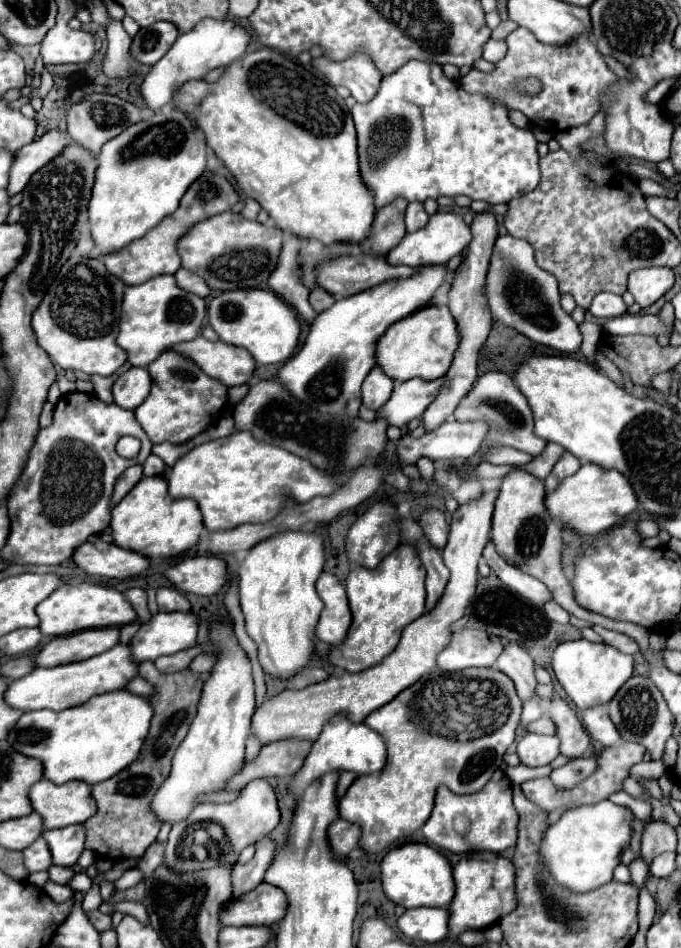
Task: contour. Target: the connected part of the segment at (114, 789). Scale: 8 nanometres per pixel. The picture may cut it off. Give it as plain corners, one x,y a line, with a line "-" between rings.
141,662
139,668
137,668
137,676
141,676
143,680
147,680
155,688
155,694
147,696
149,704
155,710
149,734
145,738
145,744
141,748
139,758
133,764
123,768
113,778
91,786
91,796
97,802
97,812
95,812
95,816
91,816
89,820
83,822
83,828
85,828
85,848
89,848
89,850
93,850
97,854
103,854
105,858
111,858
111,860
115,860
115,858
121,860
121,858
129,858
129,856
143,856
145,850
155,842
155,838
159,834
159,828
161,828
161,820
153,814
151,800
153,800
155,792
159,790
159,786
169,776
173,754
175,754
177,746
181,744
181,740
187,734
187,728
189,728
189,724
191,724
191,720
193,720
193,716
197,712
197,702
199,702
201,688
203,688
203,682
199,680
197,674
191,674
189,670
175,672
175,674
161,674
161,672
155,670
153,662

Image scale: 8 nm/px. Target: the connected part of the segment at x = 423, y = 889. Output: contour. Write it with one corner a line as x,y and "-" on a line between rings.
409,842
387,852
381,862
381,882
387,898
405,908
413,906
449,906
455,894
451,864
435,848
419,842

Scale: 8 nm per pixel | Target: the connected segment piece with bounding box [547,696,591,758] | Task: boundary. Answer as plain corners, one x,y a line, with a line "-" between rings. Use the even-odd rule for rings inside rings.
557,696
551,700
547,712
551,720
555,720
557,738
561,740
561,754
567,754
569,758
581,758
589,750
591,738
585,732
577,712

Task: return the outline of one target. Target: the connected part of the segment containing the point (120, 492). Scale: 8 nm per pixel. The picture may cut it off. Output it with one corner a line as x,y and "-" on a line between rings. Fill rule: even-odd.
135,464
135,466
129,466
121,476
119,476
119,480
117,480
117,484
115,484
115,494
113,494
113,506
139,482
143,478
143,468
139,466
139,464

